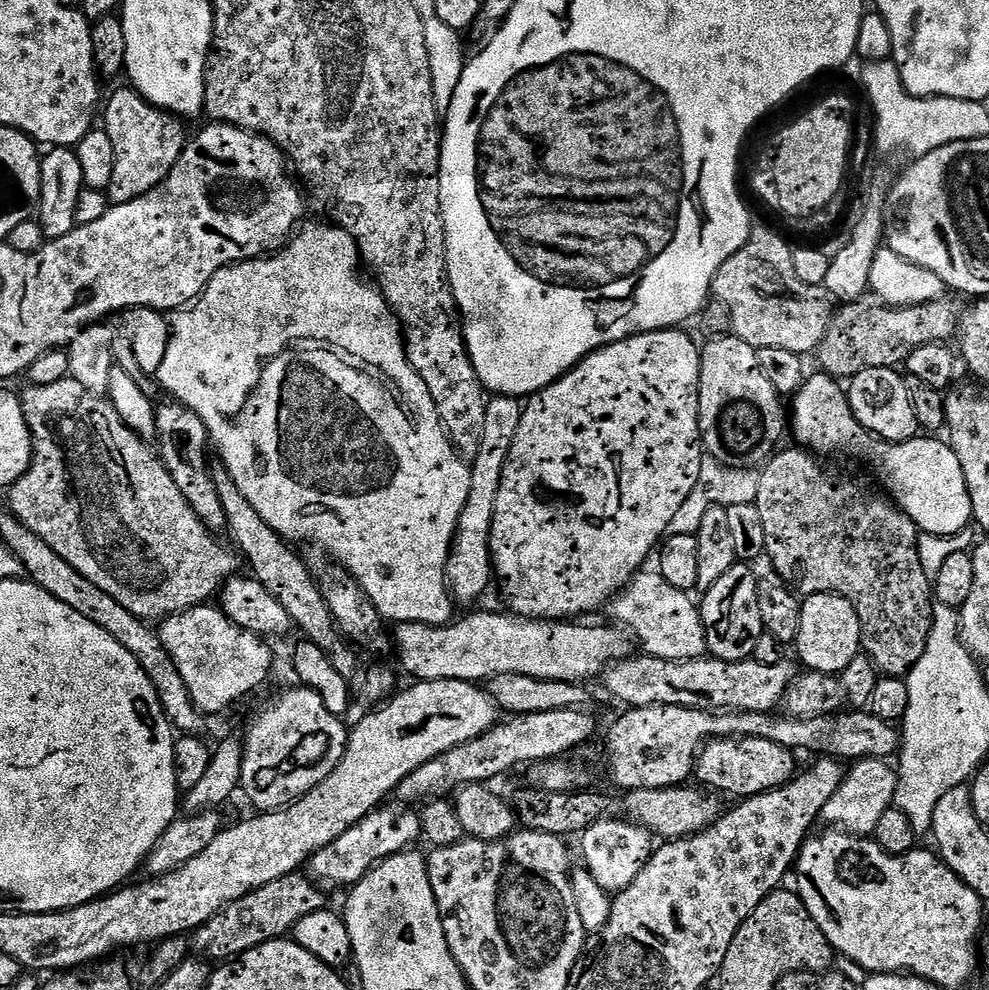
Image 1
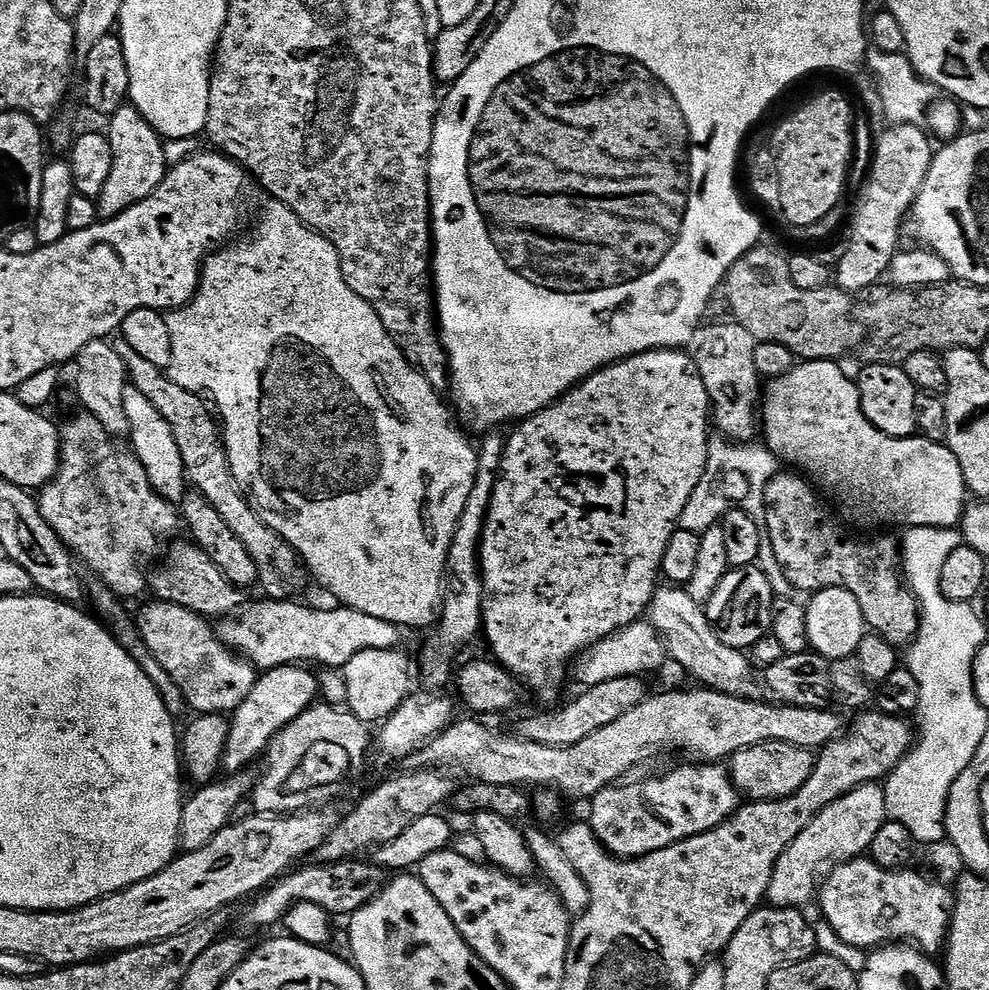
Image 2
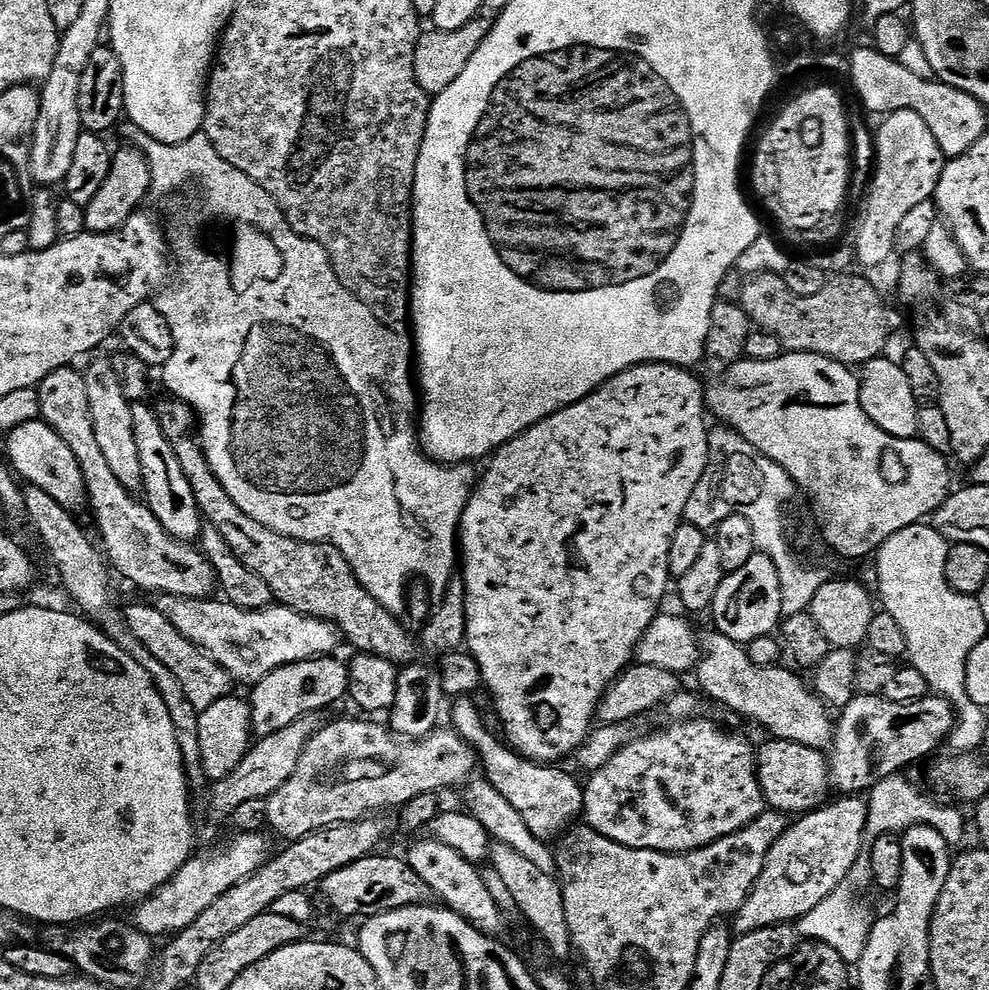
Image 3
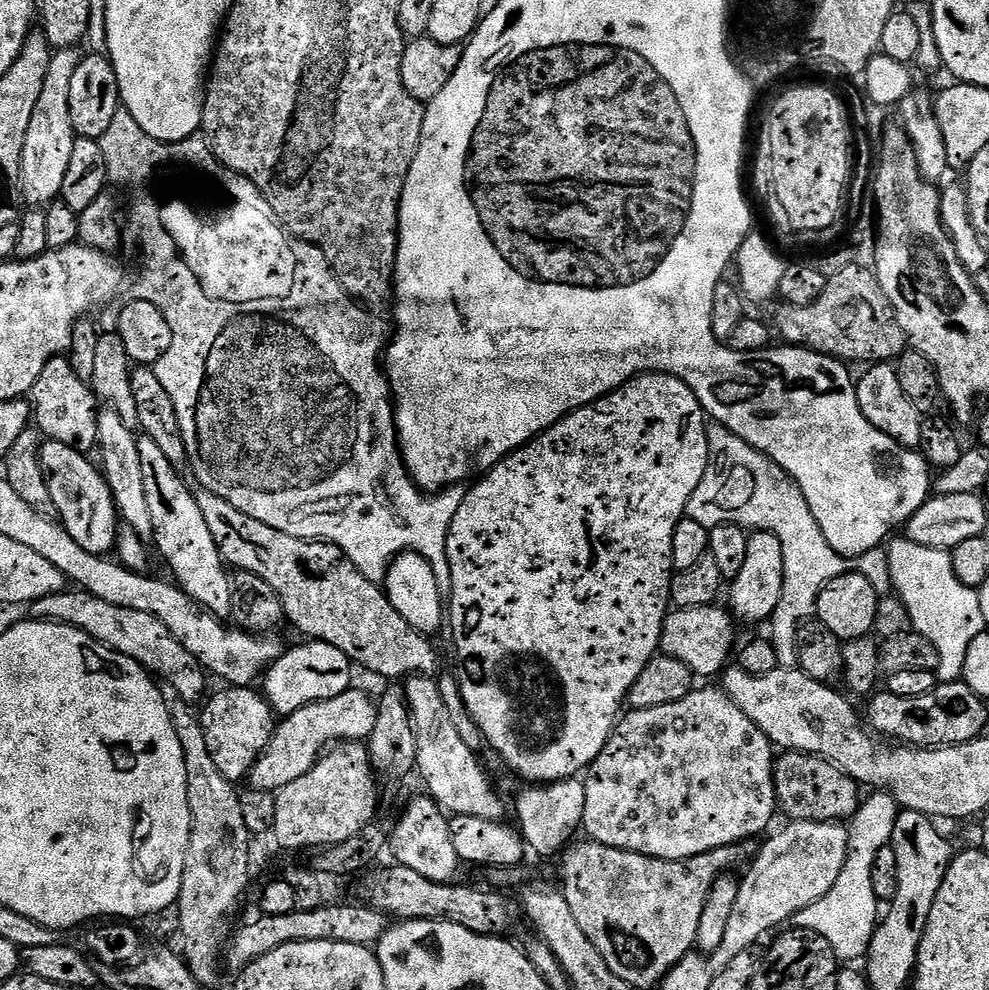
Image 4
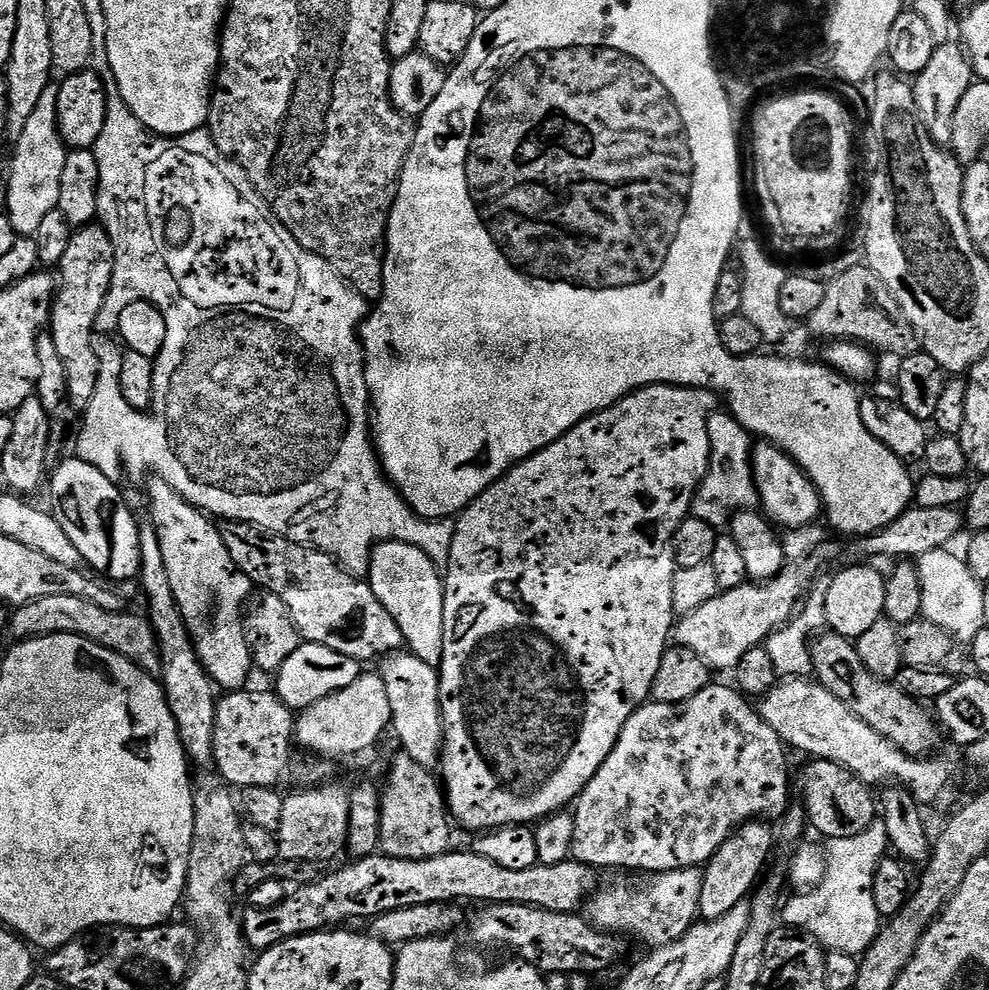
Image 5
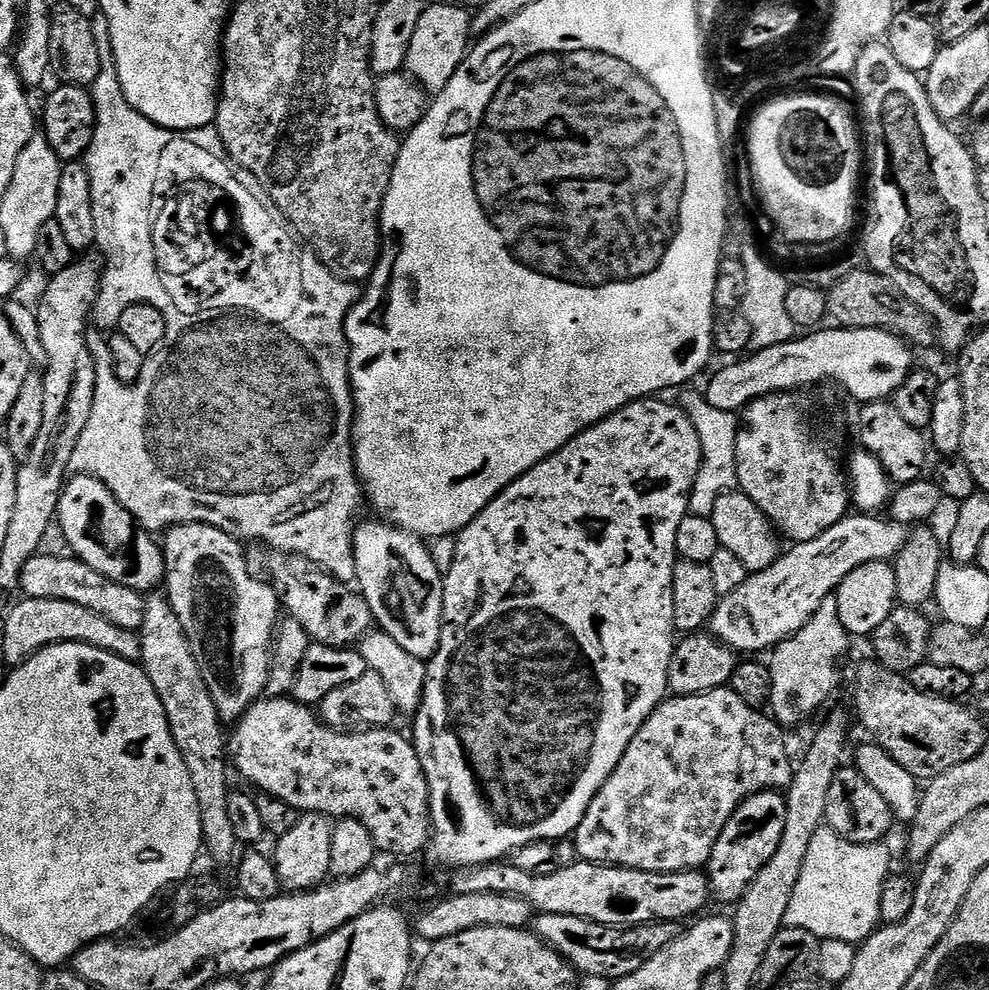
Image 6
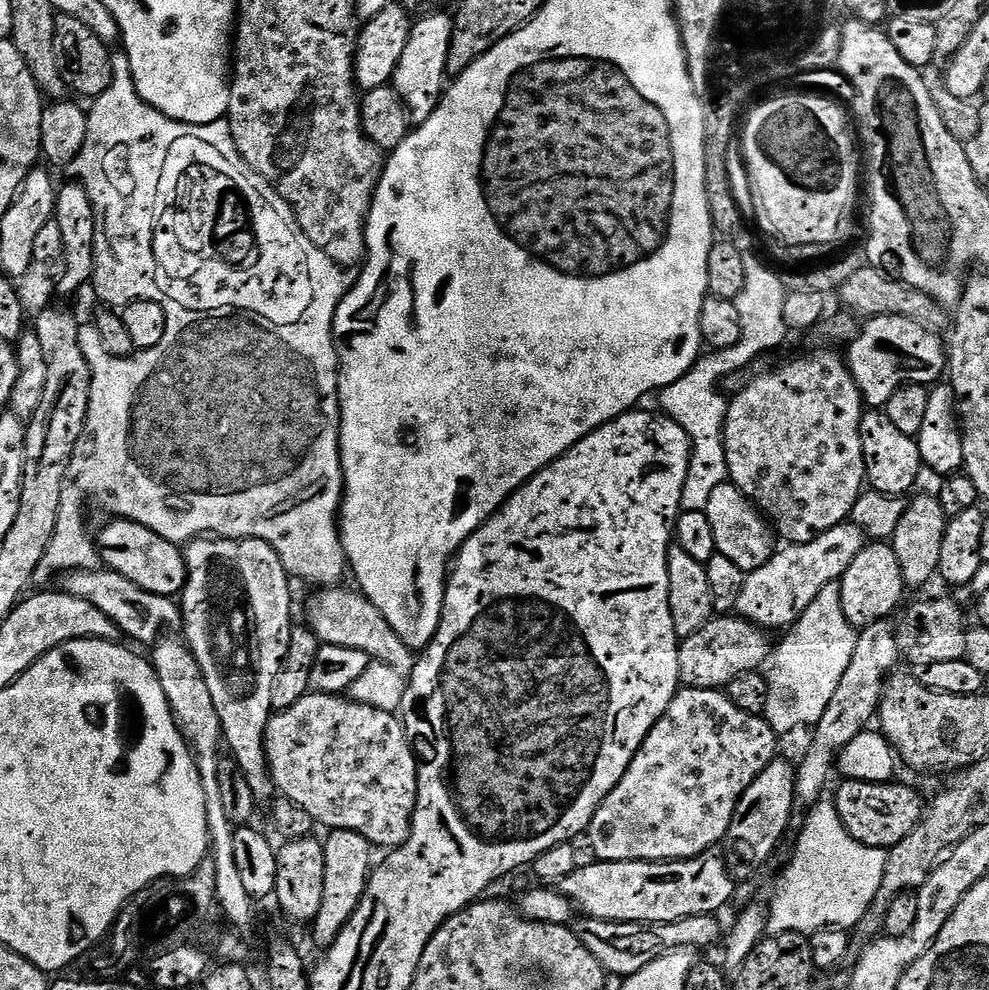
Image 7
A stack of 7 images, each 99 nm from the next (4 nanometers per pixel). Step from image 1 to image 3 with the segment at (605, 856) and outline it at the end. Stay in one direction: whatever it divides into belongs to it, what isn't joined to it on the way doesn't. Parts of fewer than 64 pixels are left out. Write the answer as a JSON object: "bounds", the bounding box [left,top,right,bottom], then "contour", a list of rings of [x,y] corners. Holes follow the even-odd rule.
{"bounds":[582,718,766,852],"contour":[[[697,718],[694,720],[672,722],[667,725],[669,728],[660,728],[657,732],[650,733],[649,736],[637,735],[629,740],[626,746],[622,746],[622,750],[618,750],[618,754],[614,754],[614,758],[610,758],[610,762],[606,762],[606,766],[602,766],[602,770],[591,773],[587,777],[588,782],[586,781],[583,785],[584,808],[582,816],[583,819],[588,819],[585,820],[587,827],[594,829],[598,834],[602,834],[614,842],[618,842],[622,846],[630,846],[638,850],[689,852],[690,850],[698,850],[699,848],[710,846],[714,842],[718,842],[722,838],[742,830],[750,822],[754,822],[754,818],[758,818],[766,810],[764,795],[756,778],[754,748],[748,745],[746,737],[735,736],[734,733],[727,732],[724,728],[719,728],[714,721],[704,719]]]}

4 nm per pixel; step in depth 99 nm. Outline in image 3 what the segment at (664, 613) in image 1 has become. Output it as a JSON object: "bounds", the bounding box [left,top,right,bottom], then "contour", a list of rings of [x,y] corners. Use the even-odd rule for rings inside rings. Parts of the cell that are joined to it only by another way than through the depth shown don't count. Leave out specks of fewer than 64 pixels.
{"bounds":[694,630,833,750],"contour":[[[709,630],[702,636],[702,655],[694,669],[700,683],[699,691],[705,697],[717,700],[724,708],[761,724],[769,737],[798,742],[821,750],[832,743],[833,721],[828,721],[830,709],[811,687],[799,680],[795,671],[784,666],[763,668],[750,662],[747,651],[721,632]]]}

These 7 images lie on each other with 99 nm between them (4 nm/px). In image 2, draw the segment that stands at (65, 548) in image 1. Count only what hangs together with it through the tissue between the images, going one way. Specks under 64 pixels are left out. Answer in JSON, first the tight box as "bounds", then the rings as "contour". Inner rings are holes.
{"bounds":[38,411,182,598],"contour":[[[81,411],[80,416],[76,416],[73,420],[68,420],[63,425],[59,425],[59,444],[60,444],[60,456],[59,464],[56,470],[56,476],[53,477],[48,484],[45,484],[43,488],[38,492],[38,503],[40,505],[40,513],[42,518],[46,518],[46,522],[54,530],[54,534],[58,534],[58,538],[62,538],[62,542],[68,547],[68,551],[72,553],[73,557],[85,569],[89,568],[93,572],[95,579],[99,583],[105,584],[115,596],[121,598],[127,598],[127,596],[140,596],[143,592],[147,593],[150,588],[150,580],[146,575],[144,576],[144,567],[155,558],[156,554],[160,550],[160,540],[171,541],[176,531],[181,531],[182,517],[178,511],[177,505],[173,501],[162,498],[154,490],[154,486],[150,484],[150,478],[146,478],[146,470],[142,466],[142,462],[138,462],[138,458],[127,447],[124,448],[123,443],[117,442],[112,435],[107,432],[102,426],[102,422],[98,422],[98,418],[94,418],[90,413]]]}

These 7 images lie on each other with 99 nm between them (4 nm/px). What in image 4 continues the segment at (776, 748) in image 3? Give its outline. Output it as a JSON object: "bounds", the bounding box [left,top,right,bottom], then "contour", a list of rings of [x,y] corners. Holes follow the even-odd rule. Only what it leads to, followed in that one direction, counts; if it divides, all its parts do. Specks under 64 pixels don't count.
{"bounds":[774,751,862,822],"contour":[[[781,751],[776,756],[774,786],[779,811],[783,815],[785,812],[788,815],[787,819],[792,822],[848,822],[855,817],[862,803],[861,785],[826,758],[809,752]]]}

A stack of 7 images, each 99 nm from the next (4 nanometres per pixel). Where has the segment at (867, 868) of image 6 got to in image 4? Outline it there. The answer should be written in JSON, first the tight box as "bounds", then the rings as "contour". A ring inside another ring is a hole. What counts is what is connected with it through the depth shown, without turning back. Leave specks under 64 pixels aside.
{"bounds":[794,791,902,962],"contour":[[[873,791],[871,795],[869,800],[867,797],[861,803],[854,817],[848,837],[848,857],[842,866],[842,874],[838,874],[838,882],[830,886],[830,894],[818,898],[818,902],[806,906],[806,910],[797,912],[794,917],[795,927],[805,928],[826,938],[836,957],[844,962],[860,962],[867,957],[878,923],[878,901],[874,894],[874,882],[870,882],[868,872],[874,866],[878,850],[891,845],[894,822],[902,810],[888,792]]]}

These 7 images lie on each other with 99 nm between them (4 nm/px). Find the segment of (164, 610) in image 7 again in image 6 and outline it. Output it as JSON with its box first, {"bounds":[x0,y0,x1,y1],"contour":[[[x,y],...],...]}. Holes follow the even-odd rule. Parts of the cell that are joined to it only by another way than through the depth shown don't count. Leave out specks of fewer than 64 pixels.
{"bounds":[24,554,146,632],"contour":[[[37,554],[26,562],[24,567],[24,596],[27,599],[50,598],[62,602],[78,602],[78,606],[86,606],[94,610],[94,614],[102,614],[102,618],[114,622],[114,626],[122,626],[122,630],[136,632],[142,626],[142,618],[146,614],[145,597],[139,592],[130,590],[130,586],[122,586],[86,566],[86,562],[77,560],[75,555],[44,556]]]}

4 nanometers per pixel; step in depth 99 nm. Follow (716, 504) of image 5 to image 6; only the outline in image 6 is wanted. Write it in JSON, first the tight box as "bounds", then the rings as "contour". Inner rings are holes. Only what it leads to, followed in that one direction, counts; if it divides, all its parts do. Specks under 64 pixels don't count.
{"bounds":[679,392,740,517],"contour":[[[688,392],[681,400],[679,407],[694,422],[694,430],[698,430],[698,442],[702,442],[702,462],[698,470],[698,478],[692,487],[692,493],[688,499],[688,511],[693,516],[711,517],[714,510],[714,502],[727,492],[737,491],[736,483],[736,443],[738,442],[738,430],[740,420],[737,413],[718,410],[718,406],[710,406],[707,395],[696,392]]]}

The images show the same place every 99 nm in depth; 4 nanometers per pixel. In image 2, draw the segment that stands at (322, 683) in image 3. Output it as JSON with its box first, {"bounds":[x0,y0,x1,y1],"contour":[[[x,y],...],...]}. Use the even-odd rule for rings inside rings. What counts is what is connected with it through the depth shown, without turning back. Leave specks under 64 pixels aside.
{"bounds":[223,666,320,774],"contour":[[[285,666],[282,668],[269,668],[257,679],[254,690],[250,690],[250,694],[246,698],[246,702],[242,702],[242,706],[238,706],[236,711],[231,713],[230,727],[228,729],[228,741],[226,742],[226,750],[224,751],[223,771],[228,774],[243,772],[256,759],[263,757],[268,751],[268,746],[273,738],[283,730],[290,722],[294,722],[294,718],[298,718],[304,711],[313,704],[317,703],[318,696],[316,691],[319,690],[320,684],[316,681],[315,671],[309,670],[304,666]]]}

